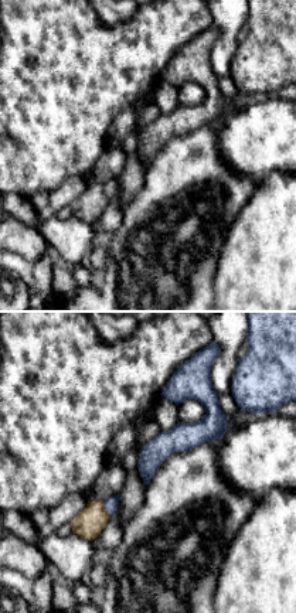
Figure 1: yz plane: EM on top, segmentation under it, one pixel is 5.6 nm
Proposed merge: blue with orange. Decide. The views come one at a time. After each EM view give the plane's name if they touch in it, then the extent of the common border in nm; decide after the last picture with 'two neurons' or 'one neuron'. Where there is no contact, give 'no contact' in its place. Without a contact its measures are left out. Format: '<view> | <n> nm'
yz | 100 nm

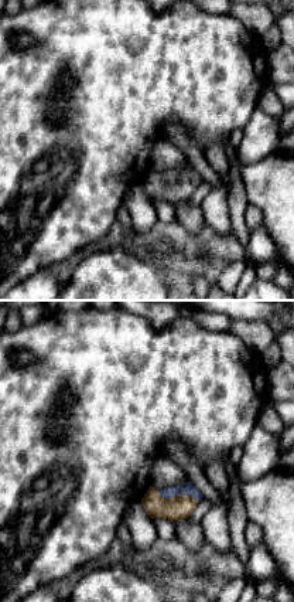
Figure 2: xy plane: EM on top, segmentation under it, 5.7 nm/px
xy | 240 nm

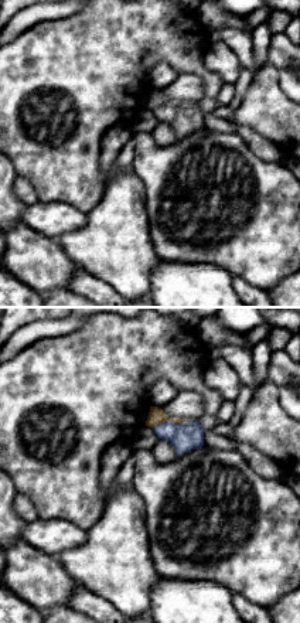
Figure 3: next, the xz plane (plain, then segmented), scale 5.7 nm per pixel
xz | 240 nm

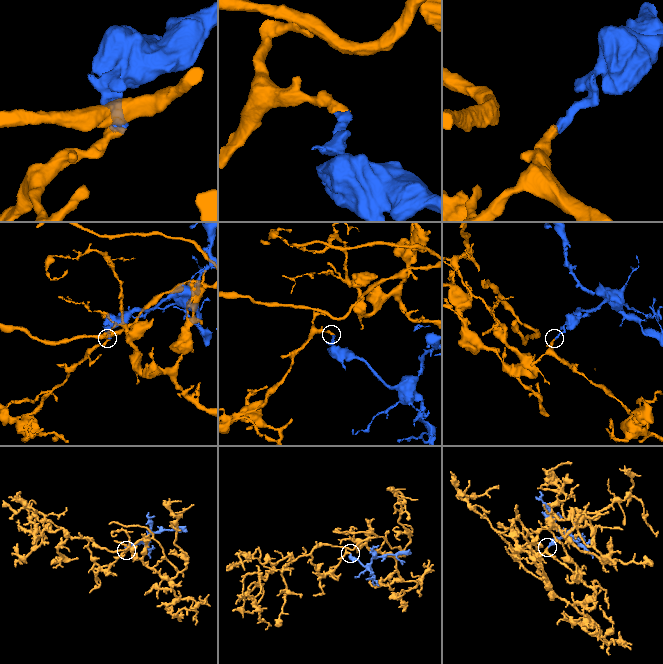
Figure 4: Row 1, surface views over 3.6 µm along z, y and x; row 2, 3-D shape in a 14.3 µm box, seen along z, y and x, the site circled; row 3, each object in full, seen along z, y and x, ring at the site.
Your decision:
one neuron

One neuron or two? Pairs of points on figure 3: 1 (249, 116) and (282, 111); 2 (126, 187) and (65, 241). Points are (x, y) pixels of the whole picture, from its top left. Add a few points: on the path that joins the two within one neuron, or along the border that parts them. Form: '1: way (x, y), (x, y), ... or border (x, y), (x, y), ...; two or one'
1: way (258, 111), (273, 111); one
2: way (119, 204), (82, 241); one

